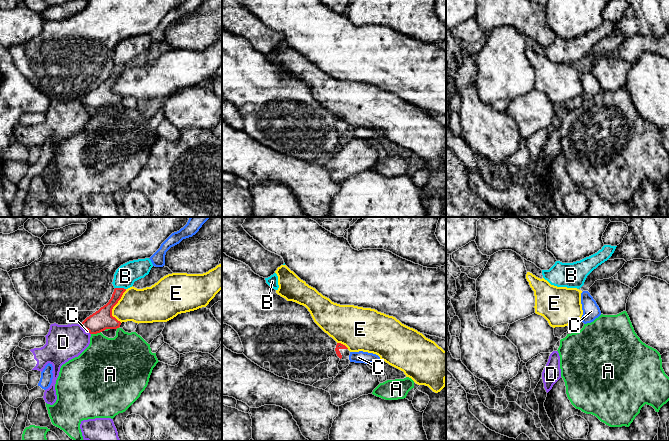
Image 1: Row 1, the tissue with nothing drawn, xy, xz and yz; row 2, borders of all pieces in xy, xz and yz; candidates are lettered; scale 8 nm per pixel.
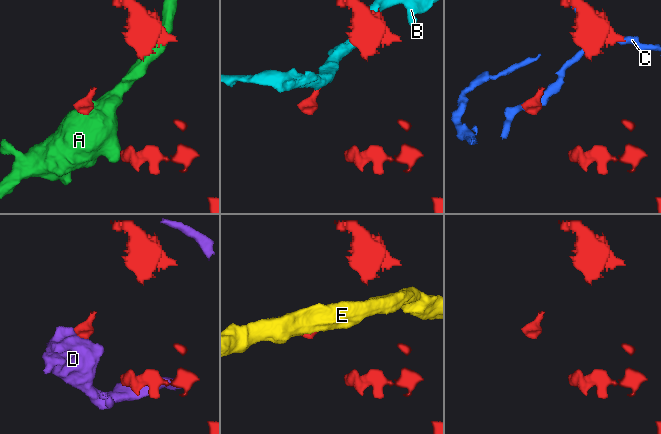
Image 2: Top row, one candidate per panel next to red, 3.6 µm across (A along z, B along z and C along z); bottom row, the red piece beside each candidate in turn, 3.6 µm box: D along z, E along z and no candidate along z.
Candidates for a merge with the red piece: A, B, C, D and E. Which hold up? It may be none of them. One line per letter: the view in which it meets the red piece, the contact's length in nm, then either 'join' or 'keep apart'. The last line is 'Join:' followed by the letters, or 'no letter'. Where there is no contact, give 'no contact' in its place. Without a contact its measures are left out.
A: xy | 80 nm | keep apart
B: xy | 90 nm | keep apart
C: xy | 70 nm | keep apart
D: xy | 50 nm | keep apart
E: xy | 280 nm | keep apart
Join: no letter

